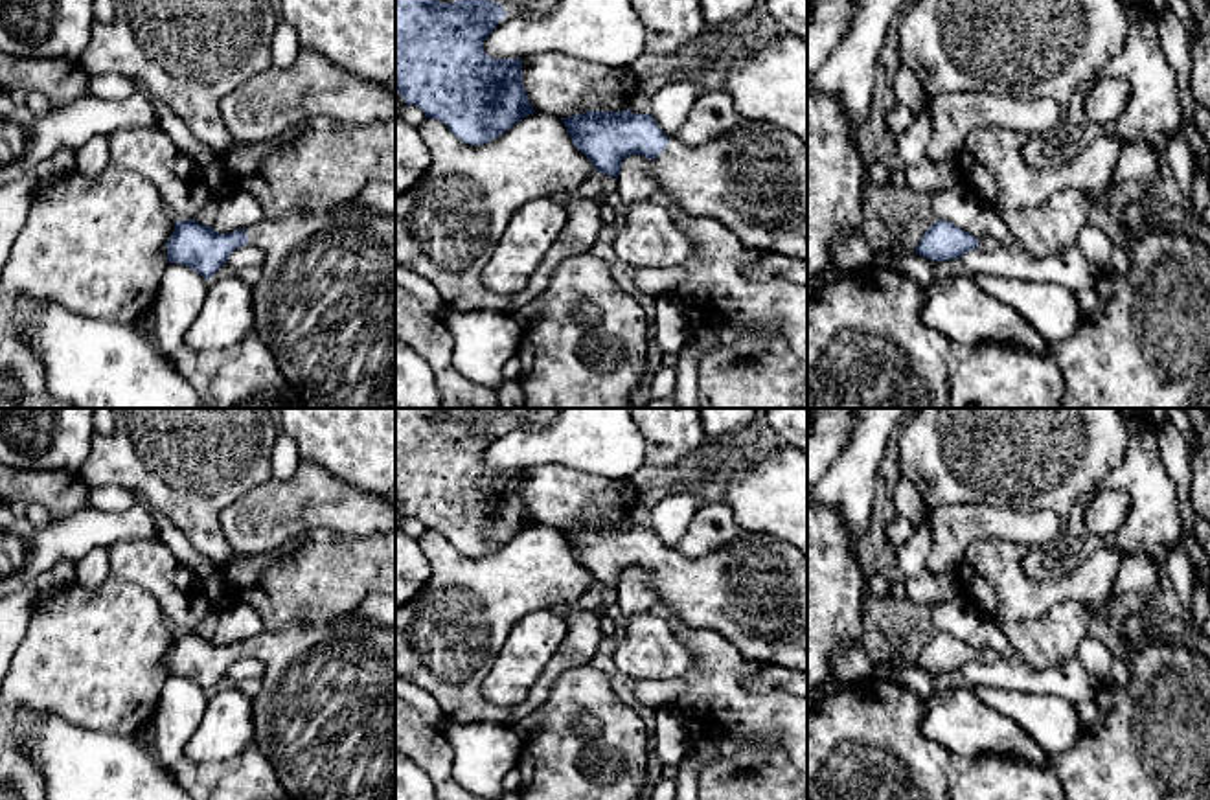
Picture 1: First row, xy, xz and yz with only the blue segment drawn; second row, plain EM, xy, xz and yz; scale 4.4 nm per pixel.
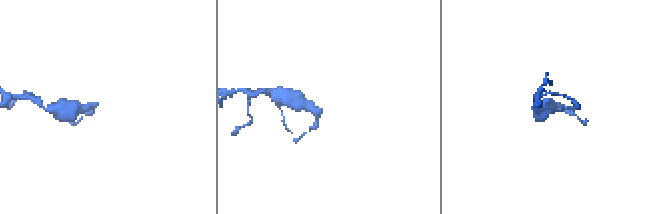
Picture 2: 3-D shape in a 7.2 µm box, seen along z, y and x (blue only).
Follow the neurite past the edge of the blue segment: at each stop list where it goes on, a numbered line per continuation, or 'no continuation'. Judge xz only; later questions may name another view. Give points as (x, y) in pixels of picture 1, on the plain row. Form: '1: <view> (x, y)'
1: xz (754, 591)

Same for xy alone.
1: xy (324, 718)

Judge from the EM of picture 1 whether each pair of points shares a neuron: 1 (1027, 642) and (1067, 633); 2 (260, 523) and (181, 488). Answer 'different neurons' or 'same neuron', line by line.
1: same neuron
2: different neurons

